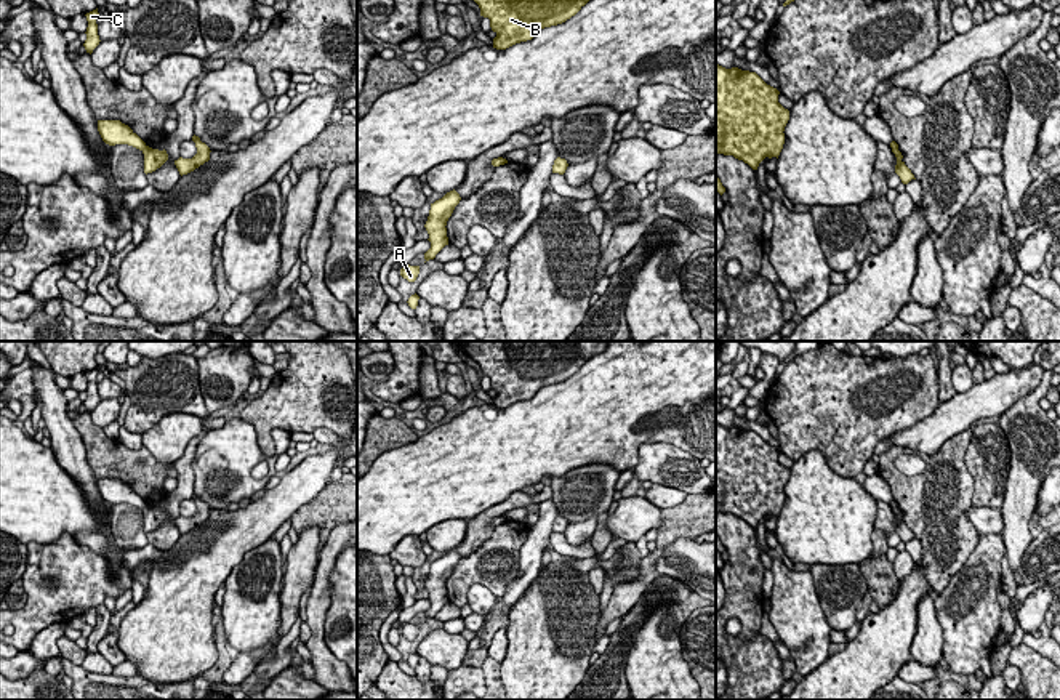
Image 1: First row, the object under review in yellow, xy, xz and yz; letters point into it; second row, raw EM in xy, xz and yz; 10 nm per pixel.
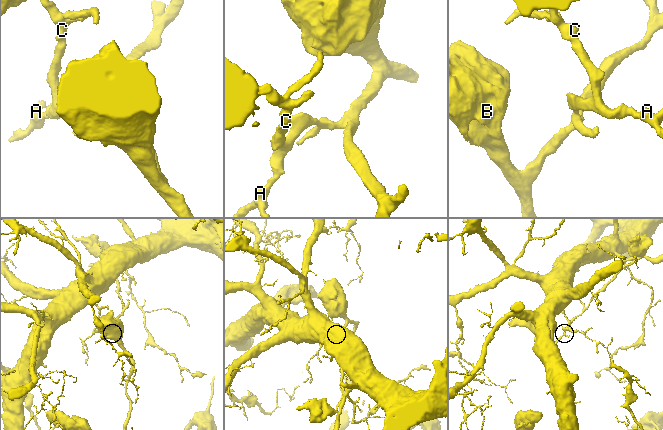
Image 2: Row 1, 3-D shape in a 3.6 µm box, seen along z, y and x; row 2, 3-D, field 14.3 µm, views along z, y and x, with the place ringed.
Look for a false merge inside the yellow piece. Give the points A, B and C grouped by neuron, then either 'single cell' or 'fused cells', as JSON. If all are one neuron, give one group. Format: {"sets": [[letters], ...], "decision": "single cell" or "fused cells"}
{"sets": [["A", "C"], ["B"]], "decision": "fused cells"}

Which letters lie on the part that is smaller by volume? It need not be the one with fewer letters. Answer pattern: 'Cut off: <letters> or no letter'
Cut off: B

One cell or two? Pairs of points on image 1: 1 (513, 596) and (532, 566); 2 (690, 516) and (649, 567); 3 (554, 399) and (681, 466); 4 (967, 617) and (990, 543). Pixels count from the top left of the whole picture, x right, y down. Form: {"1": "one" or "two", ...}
{"1": "one", "2": "one", "3": "two", "4": "one"}

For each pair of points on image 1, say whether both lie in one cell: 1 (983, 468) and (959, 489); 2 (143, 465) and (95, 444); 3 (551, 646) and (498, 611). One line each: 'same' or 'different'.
1: different
2: same
3: different

